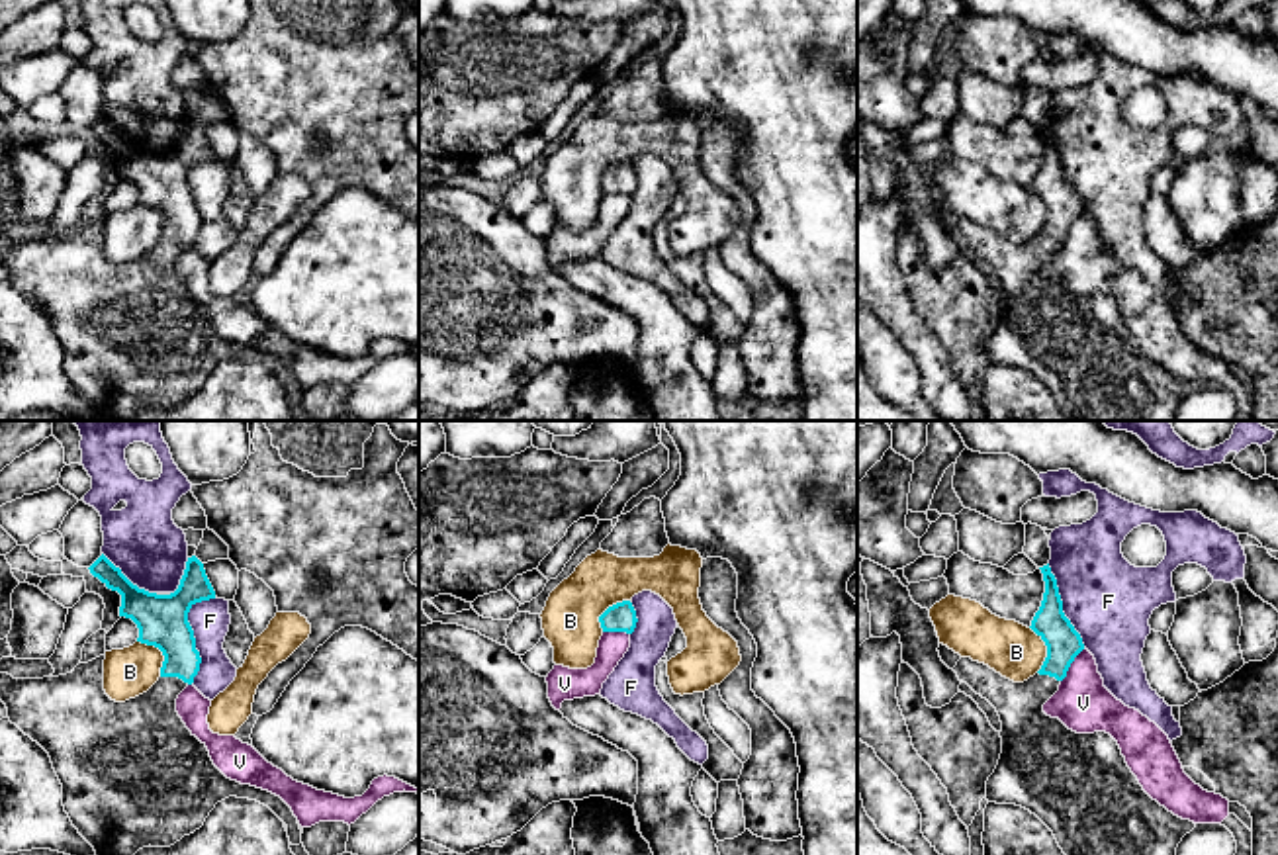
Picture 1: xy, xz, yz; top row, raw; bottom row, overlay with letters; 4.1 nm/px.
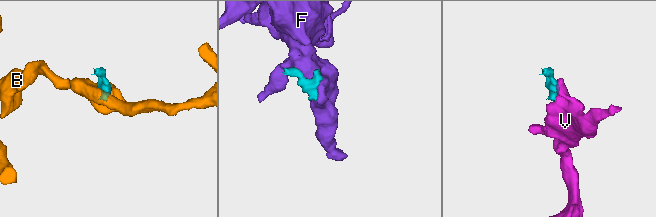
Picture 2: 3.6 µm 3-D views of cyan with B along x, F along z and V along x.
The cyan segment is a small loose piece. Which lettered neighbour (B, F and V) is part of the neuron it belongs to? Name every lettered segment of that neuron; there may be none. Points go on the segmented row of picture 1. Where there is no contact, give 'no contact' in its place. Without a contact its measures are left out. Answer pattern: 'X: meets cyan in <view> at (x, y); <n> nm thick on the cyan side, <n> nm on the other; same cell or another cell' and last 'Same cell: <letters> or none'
B: meets cyan in xy at (161, 650); 200 nm thick on the cyan side, 200 nm on the other; another cell
F: meets cyan in xy at (192, 634); 200 nm thick on the cyan side, 160 nm on the other; another cell
V: meets cyan in yz at (1069, 666); 150 nm thick on the cyan side, 220 nm on the other; another cell
Same cell: none

